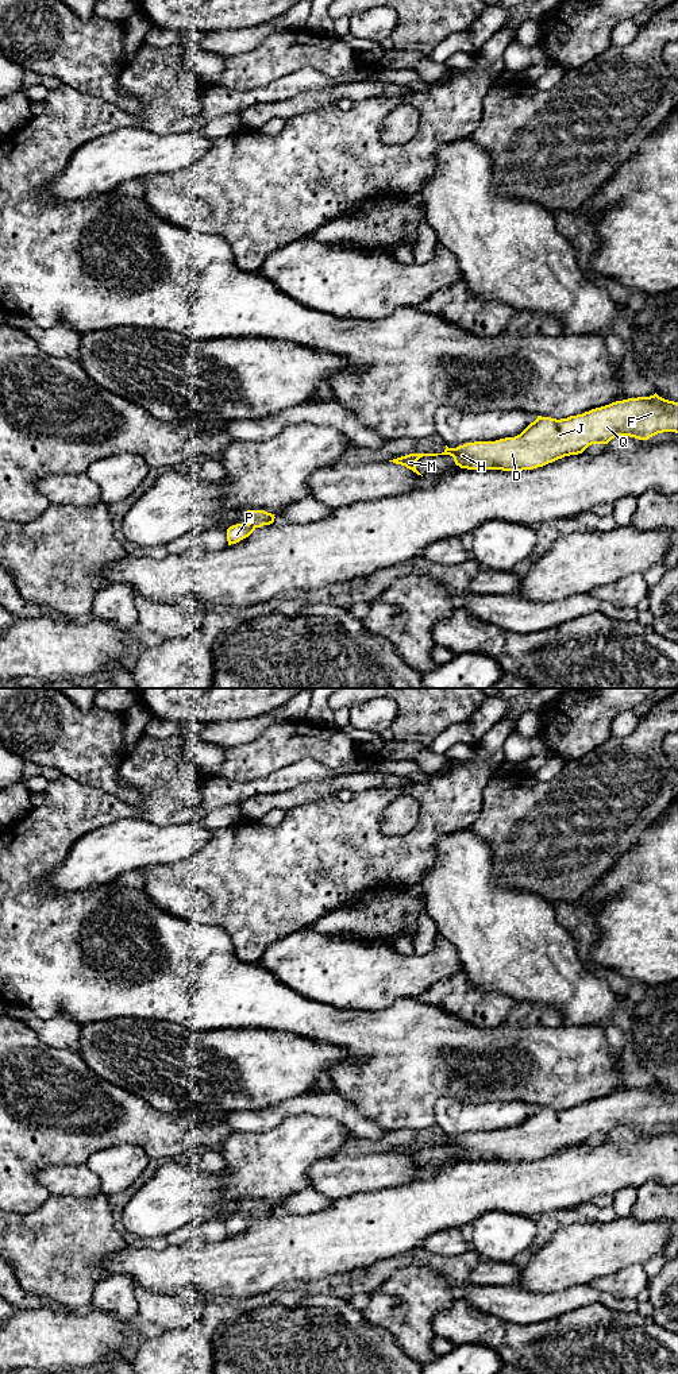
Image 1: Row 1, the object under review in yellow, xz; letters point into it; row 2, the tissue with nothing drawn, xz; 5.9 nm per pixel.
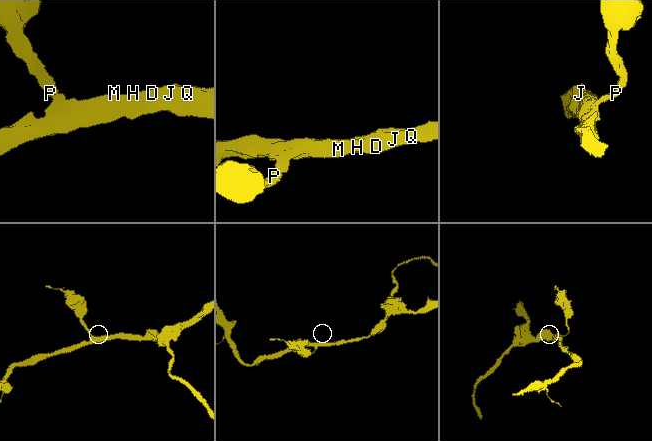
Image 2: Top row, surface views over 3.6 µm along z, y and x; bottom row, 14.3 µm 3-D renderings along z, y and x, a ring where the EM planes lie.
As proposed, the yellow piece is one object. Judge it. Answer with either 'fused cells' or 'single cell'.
single cell

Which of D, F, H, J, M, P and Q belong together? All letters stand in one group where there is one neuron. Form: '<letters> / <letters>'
D F H J M P Q

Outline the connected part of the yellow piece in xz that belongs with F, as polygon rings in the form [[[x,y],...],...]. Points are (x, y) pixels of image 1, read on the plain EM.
[[[655,1084],[650,1088],[616,1092],[560,1111],[538,1107],[533,1114],[515,1128],[505,1128],[496,1132],[466,1134],[457,1139],[448,1139],[446,1136],[442,1145],[409,1145],[389,1153],[405,1157],[417,1166],[421,1165],[416,1161],[416,1153],[423,1147],[438,1146],[450,1146],[454,1149],[457,1157],[467,1161],[523,1162],[543,1158],[565,1147],[582,1145],[592,1135],[608,1135],[617,1127],[648,1131],[663,1123],[678,1124],[678,1093],[664,1091]]]

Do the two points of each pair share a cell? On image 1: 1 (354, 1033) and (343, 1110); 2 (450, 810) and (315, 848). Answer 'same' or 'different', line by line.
1: different
2: same

